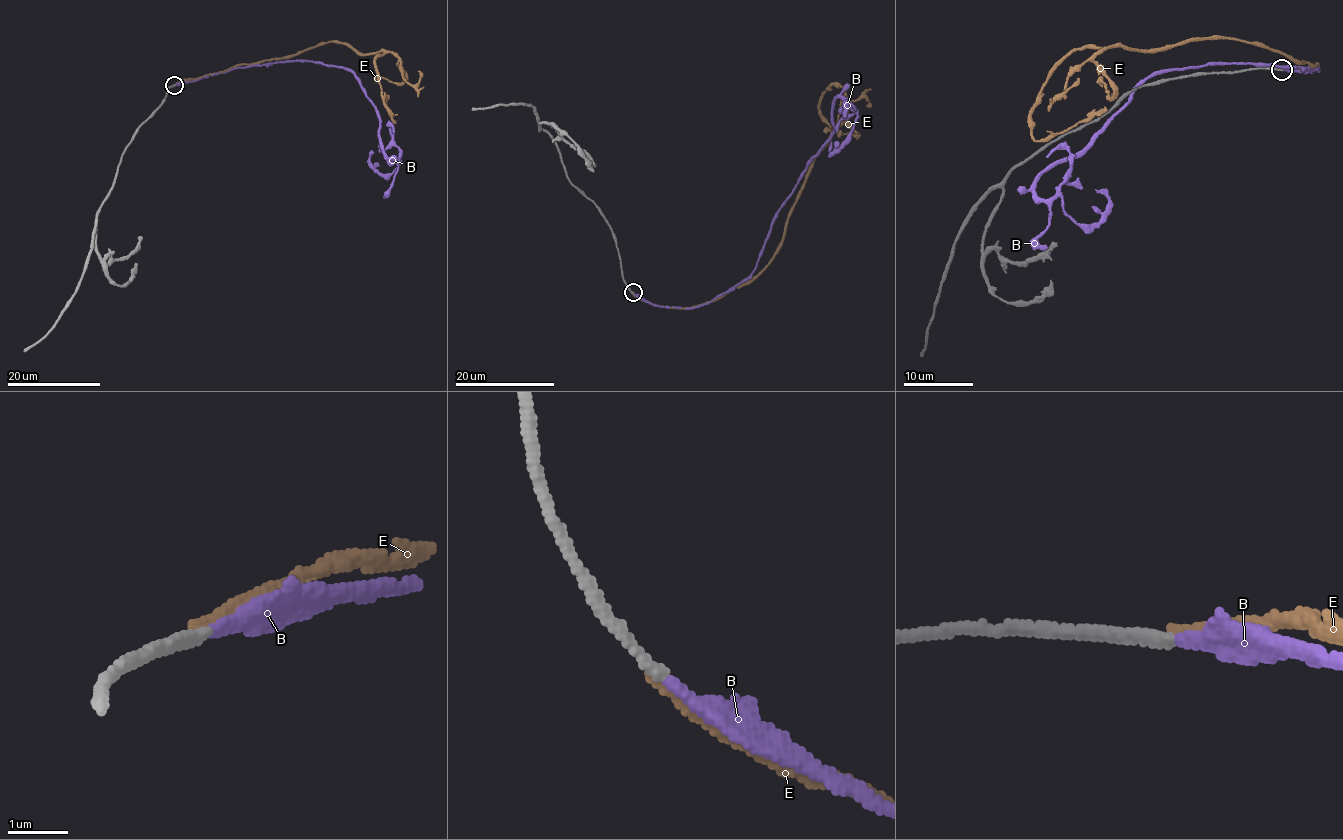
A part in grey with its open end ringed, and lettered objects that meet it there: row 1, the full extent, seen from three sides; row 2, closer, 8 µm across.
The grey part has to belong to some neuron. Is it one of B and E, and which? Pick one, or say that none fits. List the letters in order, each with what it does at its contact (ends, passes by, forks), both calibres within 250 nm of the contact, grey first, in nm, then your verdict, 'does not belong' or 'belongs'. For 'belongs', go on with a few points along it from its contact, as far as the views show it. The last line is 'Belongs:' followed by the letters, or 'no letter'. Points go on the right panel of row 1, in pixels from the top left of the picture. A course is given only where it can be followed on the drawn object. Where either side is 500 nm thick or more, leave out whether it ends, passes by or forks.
B: it ends there; 190 nm thick on the grey side, 220 nm on the other; belongs; it runs (1282, 69), (1153, 73), (1034, 192), (1061, 197), (1088, 226), (1108, 204), (1094, 190)
E: it ends there; 200 nm thick on the grey side, 200 nm on the other; does not belong
Belongs: B

